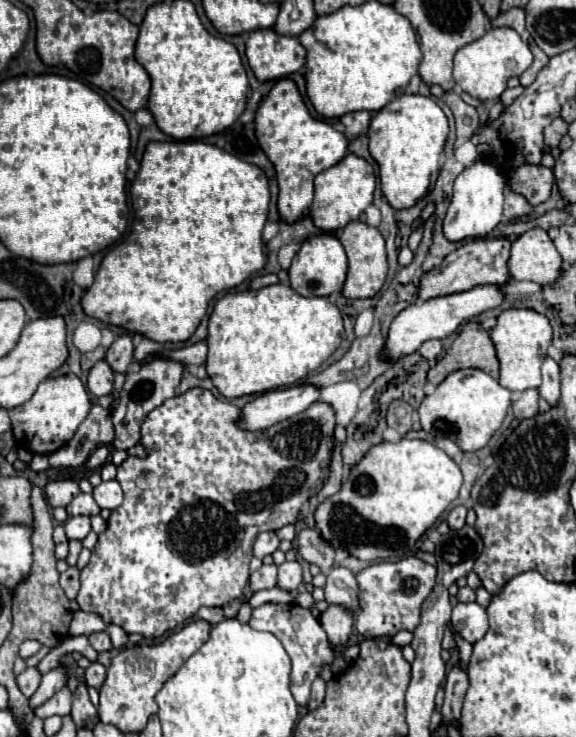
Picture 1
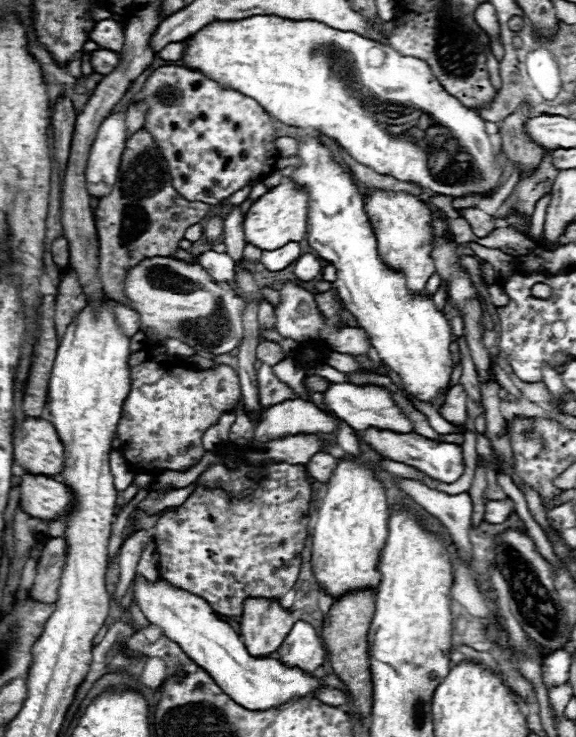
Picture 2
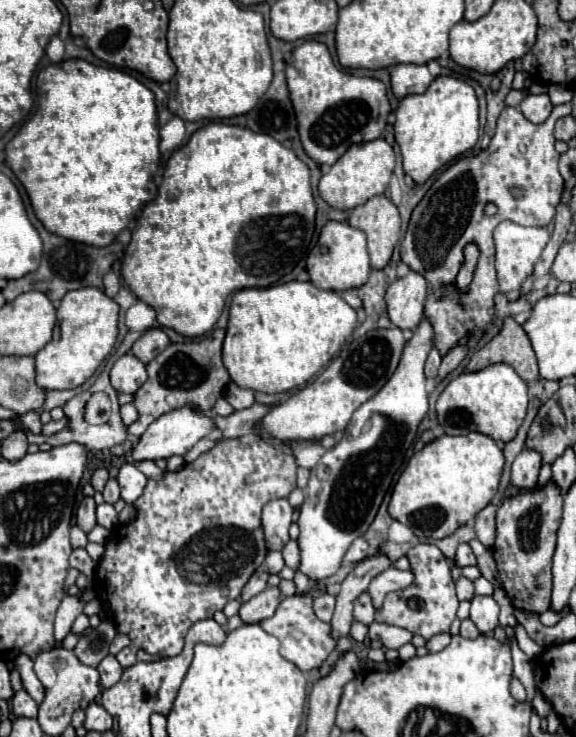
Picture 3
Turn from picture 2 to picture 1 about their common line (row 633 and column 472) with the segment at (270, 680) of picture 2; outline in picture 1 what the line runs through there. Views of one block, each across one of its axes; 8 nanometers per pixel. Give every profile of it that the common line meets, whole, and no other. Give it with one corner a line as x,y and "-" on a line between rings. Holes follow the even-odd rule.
480,158
472,166
464,168
454,182
454,196
444,218
444,236
448,240
462,240
466,236
486,236
502,220
506,176
494,162

